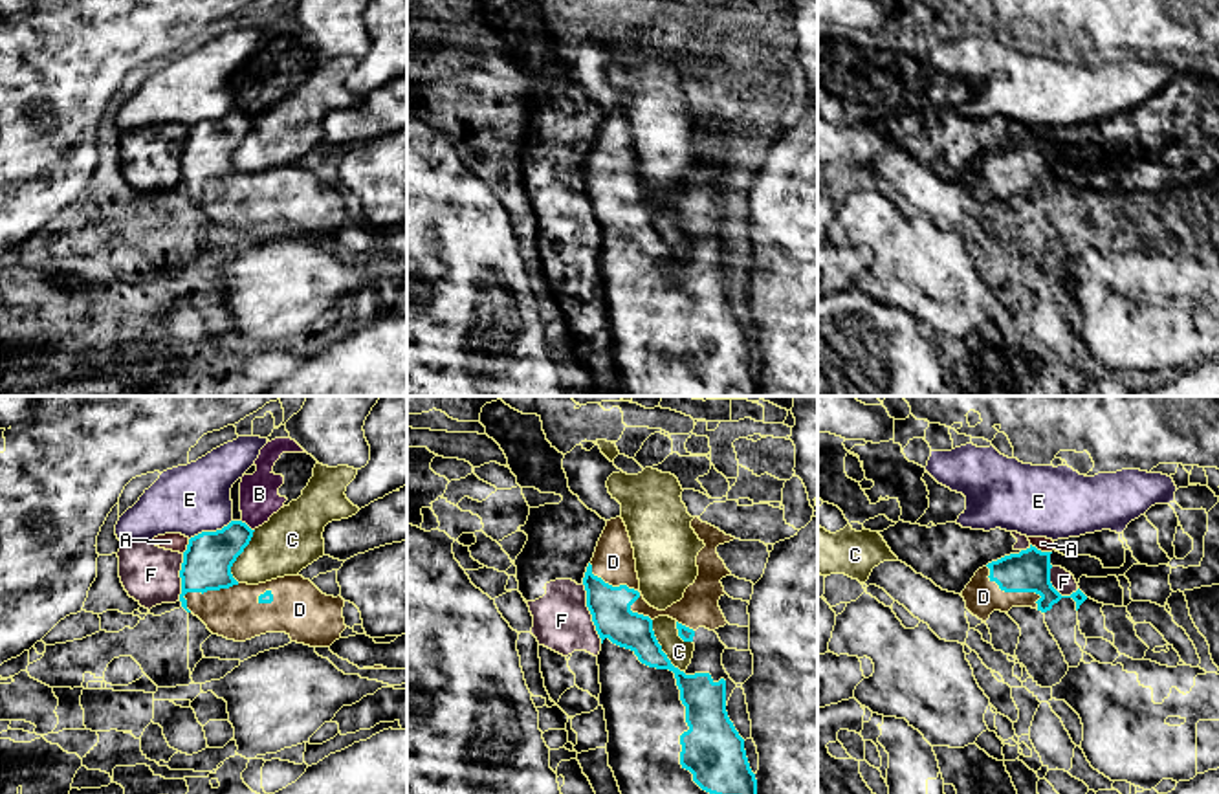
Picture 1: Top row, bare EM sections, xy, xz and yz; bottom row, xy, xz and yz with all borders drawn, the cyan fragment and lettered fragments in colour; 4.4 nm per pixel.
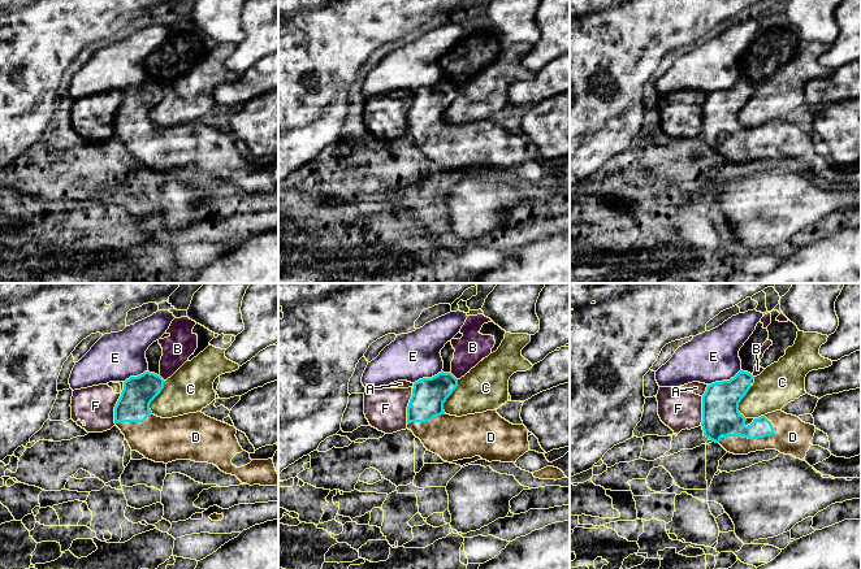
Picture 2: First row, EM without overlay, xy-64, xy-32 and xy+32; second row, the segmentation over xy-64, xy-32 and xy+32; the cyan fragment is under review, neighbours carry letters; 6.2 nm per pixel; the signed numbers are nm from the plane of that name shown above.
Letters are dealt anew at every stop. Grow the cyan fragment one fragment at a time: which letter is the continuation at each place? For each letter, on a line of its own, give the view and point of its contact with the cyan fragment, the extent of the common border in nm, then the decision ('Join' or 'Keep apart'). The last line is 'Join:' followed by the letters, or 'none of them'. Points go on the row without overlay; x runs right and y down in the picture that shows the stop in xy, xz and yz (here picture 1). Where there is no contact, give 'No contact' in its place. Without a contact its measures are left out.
A: Touches cyan at yz (1040, 140). Shared border 100 nm. Keep apart
B: Touches cyan at xy (246, 114). Shared border 80 nm. Keep apart
C: Touches cyan at xz (660, 237). Shared border 280 nm. Keep apart
D: Touches cyan at xz (627, 176). Shared border 380 nm. Join
E: Touches cyan at xy (209, 121). Shared border 220 nm. Keep apart
F: Touches cyan at xz (591, 202). Shared border 280 nm. Keep apart
Join: D

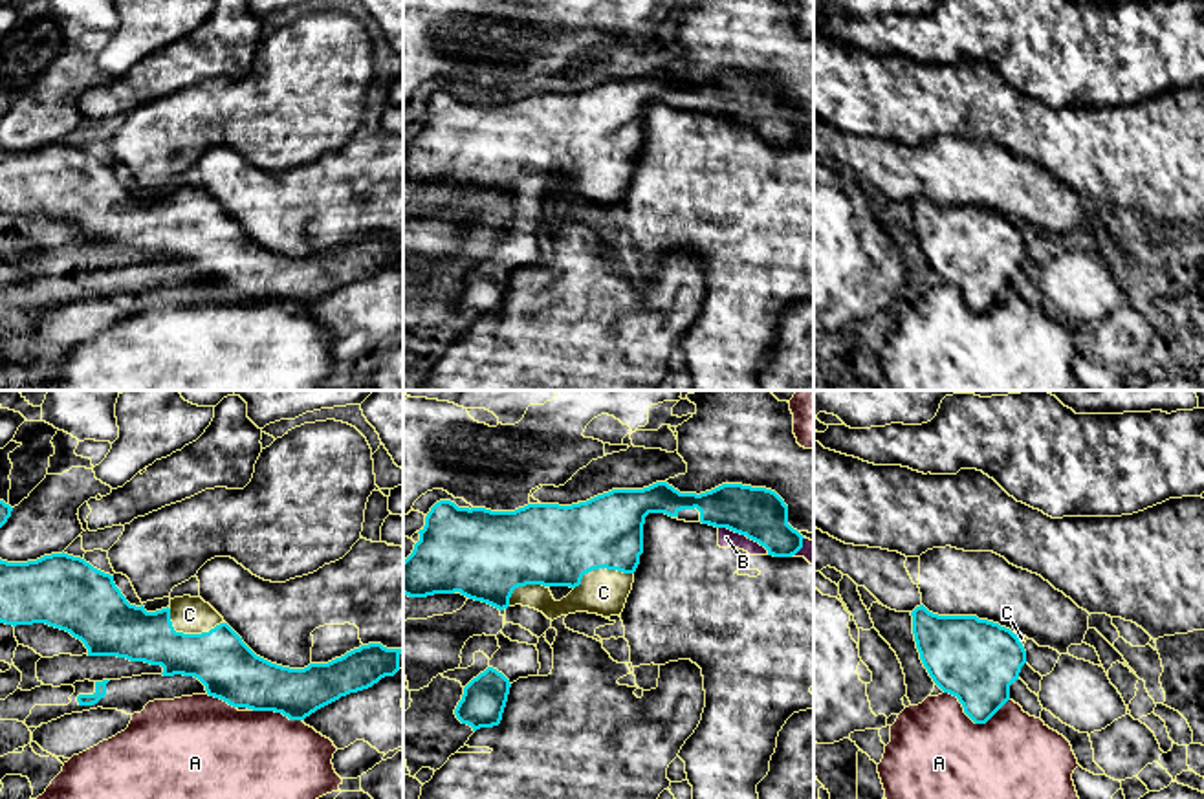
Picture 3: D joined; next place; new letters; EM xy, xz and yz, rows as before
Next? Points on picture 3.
A: Touches cyan at yz (974, 310). Shared border 300 nm. Keep apart
B: Touches cyan at xz (744, 123). Shared border 260 nm. Keep apart
C: Touches cyan at xy (189, 224). Shared border 260 nm. Join
Join: C

